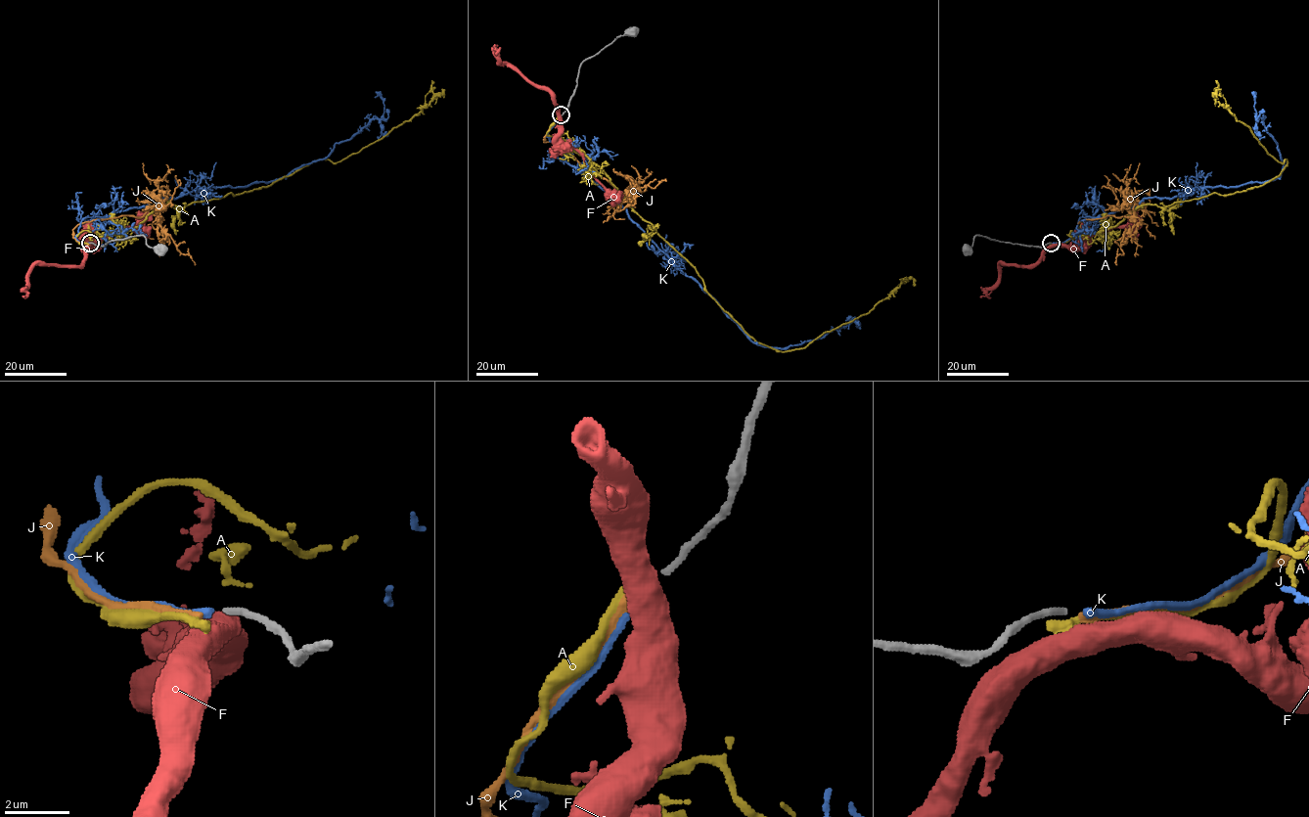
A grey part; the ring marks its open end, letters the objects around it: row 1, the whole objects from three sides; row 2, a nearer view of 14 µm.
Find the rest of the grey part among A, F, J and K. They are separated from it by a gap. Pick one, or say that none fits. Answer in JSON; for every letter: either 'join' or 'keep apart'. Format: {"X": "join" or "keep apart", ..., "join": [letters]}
{"A": "keep apart", "F": "keep apart", "J": "keep apart", "K": "join", "join": ["K"]}

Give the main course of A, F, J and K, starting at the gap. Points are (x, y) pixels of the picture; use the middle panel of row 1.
A: (560, 115), (548, 135), (565, 133), (758, 342), (800, 349), (868, 313), (903, 280)
F: (561, 116), (558, 105), (549, 93), (499, 63), (494, 44)
J: (559, 116), (544, 141), (564, 147), (580, 164), (604, 177), (622, 203), (638, 188), (653, 188), (665, 181)
K: (560, 117), (549, 140), (750, 339), (787, 347), (856, 319), (846, 318)

